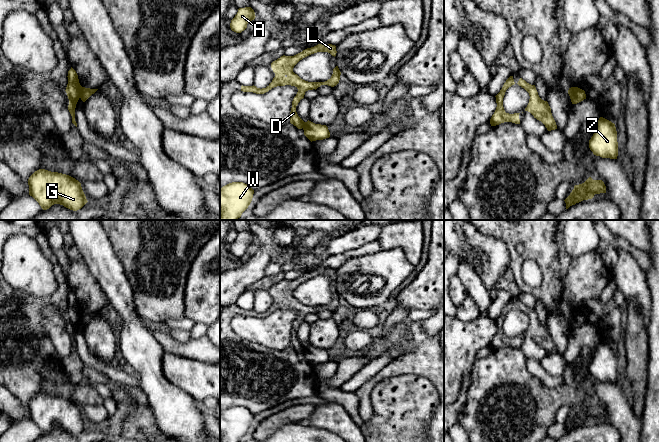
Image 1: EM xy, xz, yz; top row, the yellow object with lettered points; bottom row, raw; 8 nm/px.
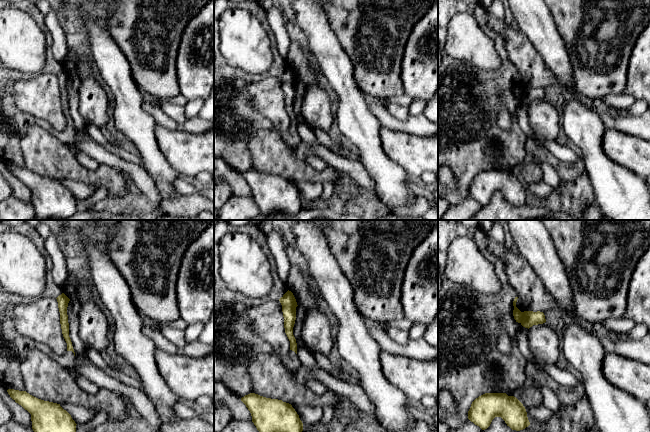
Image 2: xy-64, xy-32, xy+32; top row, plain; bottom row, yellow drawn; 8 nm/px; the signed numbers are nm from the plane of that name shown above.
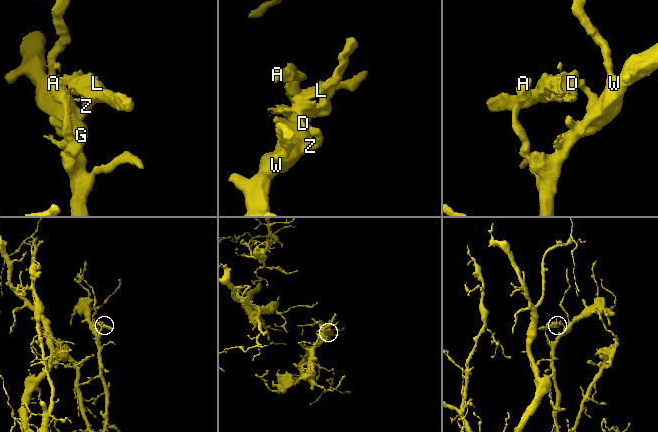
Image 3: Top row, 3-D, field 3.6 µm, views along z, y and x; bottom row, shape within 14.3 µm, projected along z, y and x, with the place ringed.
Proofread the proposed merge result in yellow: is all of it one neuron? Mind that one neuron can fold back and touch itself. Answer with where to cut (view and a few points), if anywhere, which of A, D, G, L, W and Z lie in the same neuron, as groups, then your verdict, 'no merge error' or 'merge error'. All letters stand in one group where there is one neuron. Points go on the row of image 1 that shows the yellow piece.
xy (82, 87), (79, 97) | A G W Z / D L | merge error

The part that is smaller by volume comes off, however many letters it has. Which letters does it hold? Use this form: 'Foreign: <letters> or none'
Foreign: D, L

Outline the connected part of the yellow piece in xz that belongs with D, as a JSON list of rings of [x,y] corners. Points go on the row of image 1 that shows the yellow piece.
[[[318,44],[314,47],[307,48],[302,52],[294,56],[281,56],[277,60],[271,63],[271,68],[275,73],[275,77],[272,82],[266,88],[257,88],[256,86],[241,86],[243,92],[253,92],[256,94],[264,94],[277,86],[291,85],[298,89],[296,96],[292,101],[292,108],[290,112],[290,123],[296,126],[298,129],[302,129],[305,122],[298,116],[296,112],[296,106],[301,99],[304,98],[305,92],[308,90],[317,89],[321,85],[328,85],[331,87],[336,86],[339,83],[341,72],[336,66],[333,69],[333,74],[330,79],[325,82],[308,82],[301,79],[297,74],[293,72],[294,66],[303,58],[317,53],[317,52],[328,52],[332,56],[336,56],[336,46],[332,44]]]

